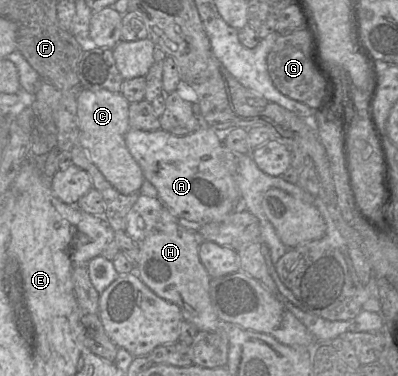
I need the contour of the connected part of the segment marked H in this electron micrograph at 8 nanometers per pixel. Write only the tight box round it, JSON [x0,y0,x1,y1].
[134,225,220,331]

